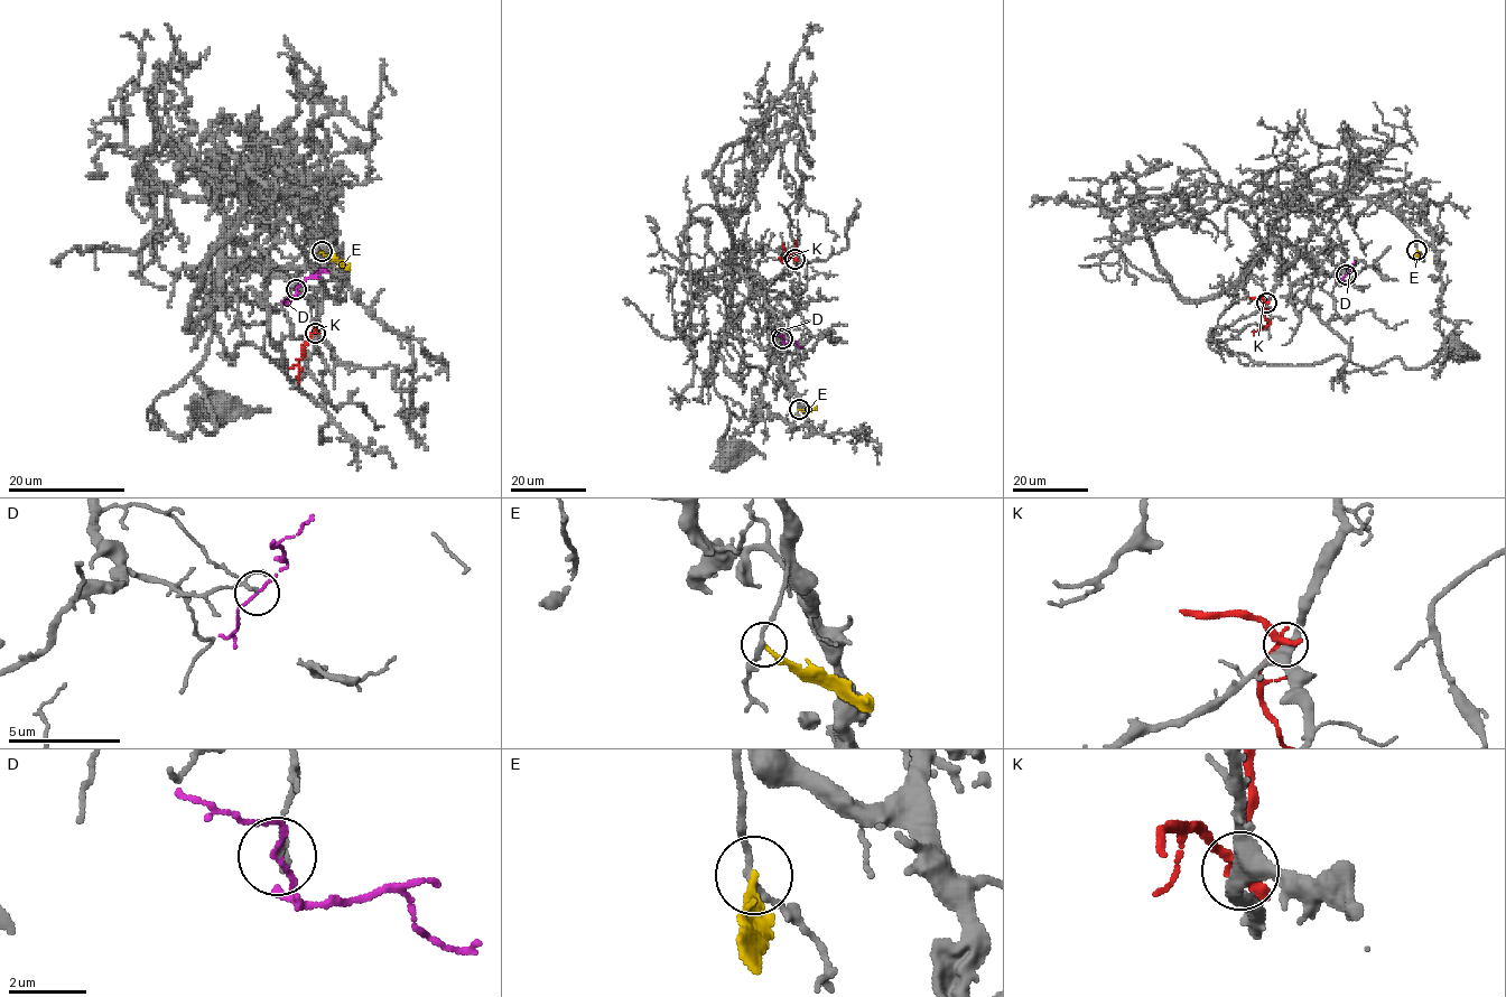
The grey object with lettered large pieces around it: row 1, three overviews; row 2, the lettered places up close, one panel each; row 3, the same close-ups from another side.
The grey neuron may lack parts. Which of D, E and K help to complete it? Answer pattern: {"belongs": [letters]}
{"belongs": []}

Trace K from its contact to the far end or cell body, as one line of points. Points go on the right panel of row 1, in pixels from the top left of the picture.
K: (1266, 303), (1263, 311), (1270, 324), (1252, 332)

